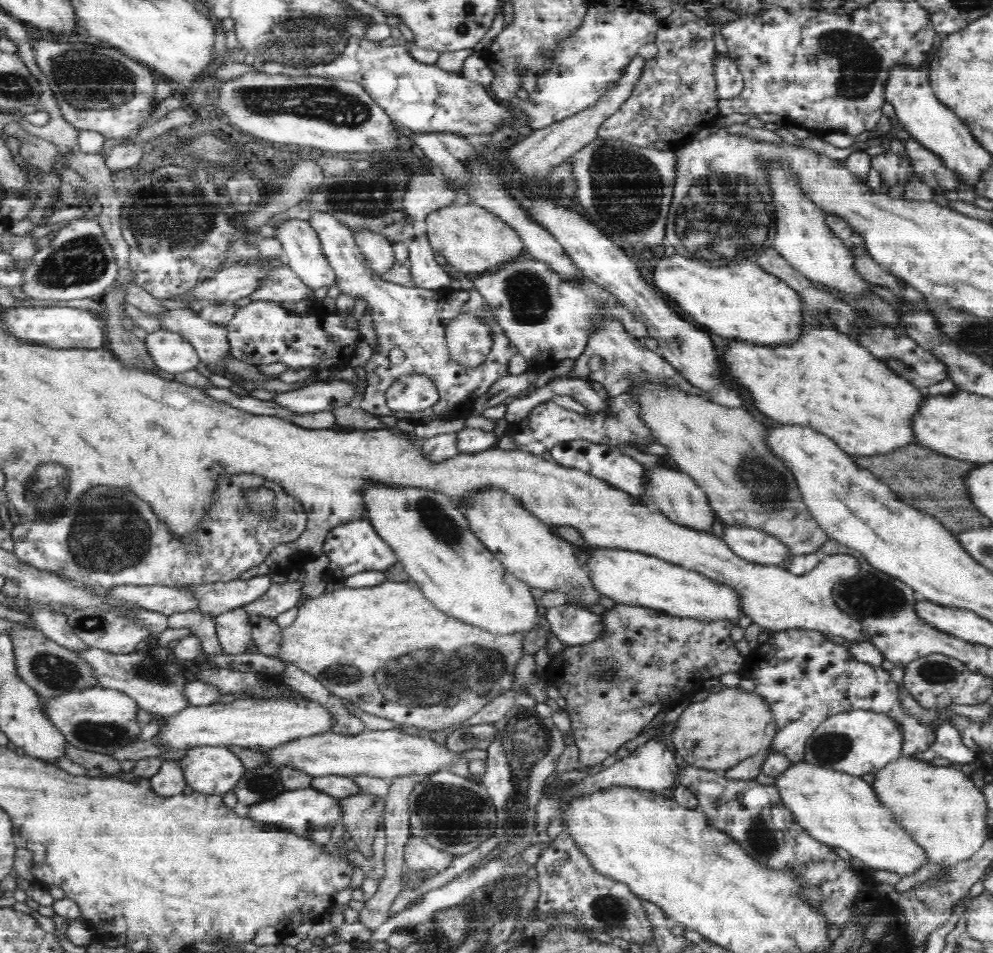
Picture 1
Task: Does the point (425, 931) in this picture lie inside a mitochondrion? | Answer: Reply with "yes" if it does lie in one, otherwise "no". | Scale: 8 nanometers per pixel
no

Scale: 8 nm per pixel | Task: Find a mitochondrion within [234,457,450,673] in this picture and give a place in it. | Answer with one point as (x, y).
(254, 497)

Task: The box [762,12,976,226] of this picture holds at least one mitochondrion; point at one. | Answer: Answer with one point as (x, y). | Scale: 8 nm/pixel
(858, 63)

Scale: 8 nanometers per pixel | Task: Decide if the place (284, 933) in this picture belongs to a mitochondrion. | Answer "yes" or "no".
no

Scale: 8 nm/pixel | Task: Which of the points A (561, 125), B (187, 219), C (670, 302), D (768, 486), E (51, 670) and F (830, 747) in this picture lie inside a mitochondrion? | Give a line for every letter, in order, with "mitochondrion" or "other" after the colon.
A: other
B: mitochondrion
C: other
D: mitochondrion
E: mitochondrion
F: mitochondrion

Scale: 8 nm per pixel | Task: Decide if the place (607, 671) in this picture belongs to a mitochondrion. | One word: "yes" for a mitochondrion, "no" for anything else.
yes

